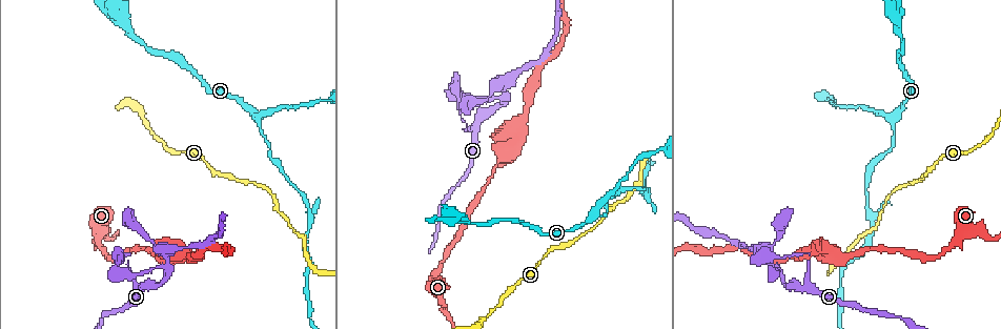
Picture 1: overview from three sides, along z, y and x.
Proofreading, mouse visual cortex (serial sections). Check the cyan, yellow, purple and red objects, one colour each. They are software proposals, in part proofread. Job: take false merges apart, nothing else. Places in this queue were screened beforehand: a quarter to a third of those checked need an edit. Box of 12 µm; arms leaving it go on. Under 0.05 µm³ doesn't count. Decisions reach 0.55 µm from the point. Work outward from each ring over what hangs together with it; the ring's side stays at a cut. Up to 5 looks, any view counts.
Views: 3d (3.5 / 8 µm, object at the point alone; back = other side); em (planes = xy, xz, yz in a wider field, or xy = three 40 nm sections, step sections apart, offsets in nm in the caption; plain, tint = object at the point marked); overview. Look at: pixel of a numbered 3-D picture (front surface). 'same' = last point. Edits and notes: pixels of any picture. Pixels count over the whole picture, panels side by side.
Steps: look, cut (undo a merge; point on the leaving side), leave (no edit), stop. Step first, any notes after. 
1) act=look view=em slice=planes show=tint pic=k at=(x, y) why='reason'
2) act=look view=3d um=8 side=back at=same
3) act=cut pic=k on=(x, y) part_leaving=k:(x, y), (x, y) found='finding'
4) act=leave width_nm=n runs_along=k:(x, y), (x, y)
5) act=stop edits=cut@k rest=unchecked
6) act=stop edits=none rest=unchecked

act=look view=3d um=3.5 pic=1 at=(895, 16) why='arms part here'

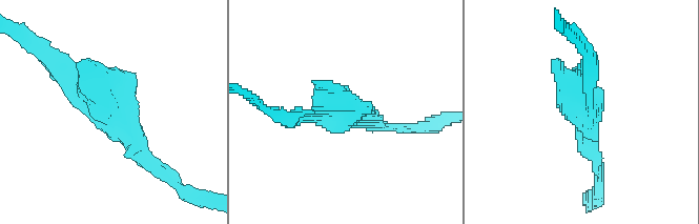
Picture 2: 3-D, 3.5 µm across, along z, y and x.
act=look view=em slice=xy step=1 show=plain pic=2 at=(342, 107) why='shape alone is not enough'

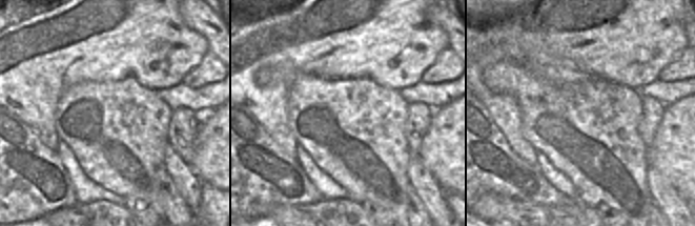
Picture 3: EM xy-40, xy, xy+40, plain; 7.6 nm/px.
act=look view=em slice=xy step=1 show=tint at=same why='where the object lies'

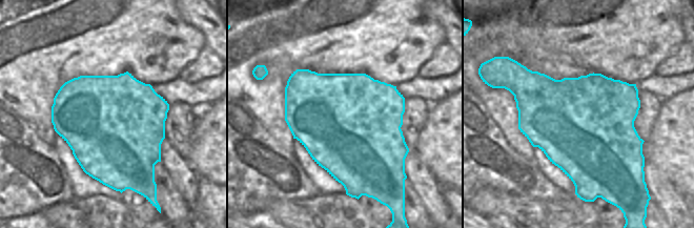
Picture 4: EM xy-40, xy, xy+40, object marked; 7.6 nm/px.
act=leave found='one cell here'

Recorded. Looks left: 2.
act=look view=3d um=3.5 pic=1 at=(507, 98) why='a fork'

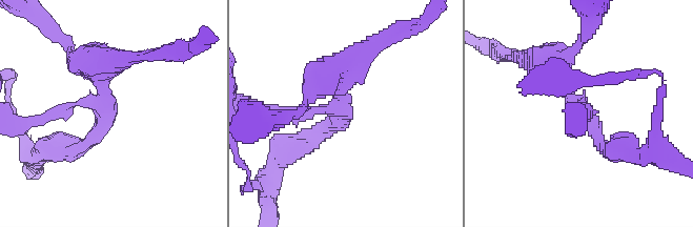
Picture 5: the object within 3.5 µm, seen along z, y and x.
act=look view=em slice=xy step=2 show=tint pic=5 at=(342, 107)

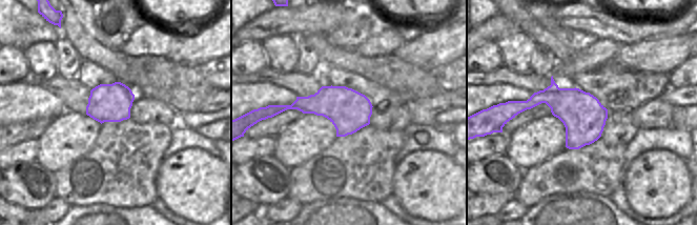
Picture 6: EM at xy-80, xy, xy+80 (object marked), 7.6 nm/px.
act=leave arms=3 arm_widths_nm=200,200,400 runs_along=5:(614, 151), (533, 61) found='all the same cell'

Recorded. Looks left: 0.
act=stop edits=none rest=unchecked

